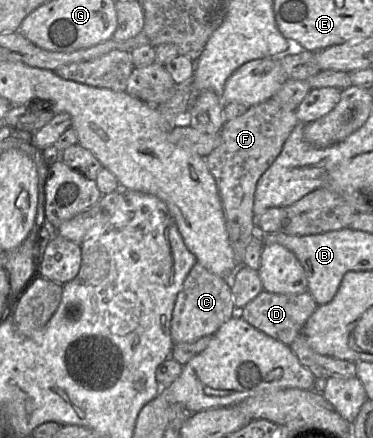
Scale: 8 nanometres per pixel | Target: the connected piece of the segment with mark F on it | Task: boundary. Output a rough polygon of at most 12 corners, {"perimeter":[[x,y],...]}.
{"perimeter":[[275,99],[224,123],[205,158],[237,267],[257,182],[299,120]]}

